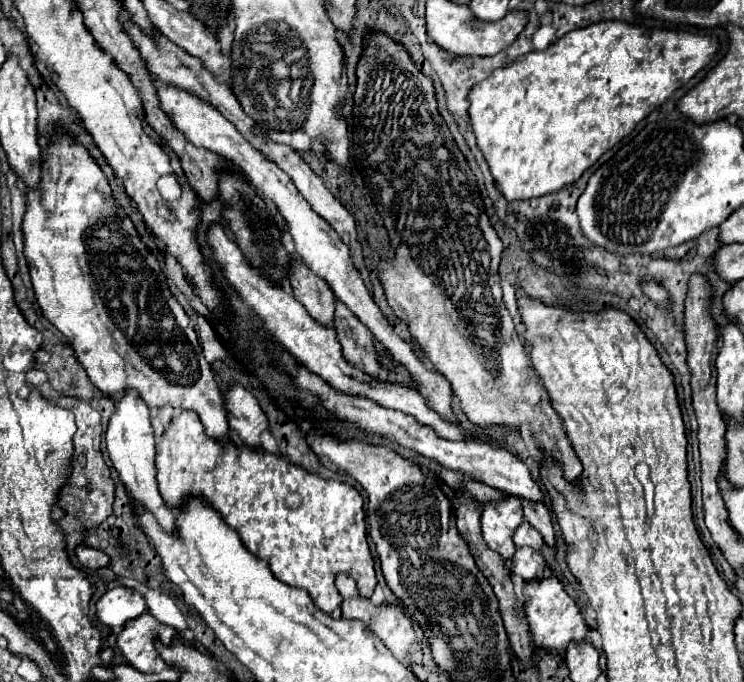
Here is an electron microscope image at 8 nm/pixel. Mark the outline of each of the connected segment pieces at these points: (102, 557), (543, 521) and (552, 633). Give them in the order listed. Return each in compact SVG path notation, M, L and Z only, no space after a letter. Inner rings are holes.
M81 546L81 548L77 548L75 554L77 554L79 562L81 562L85 568L93 568L93 570L97 570L97 568L103 568L103 566L109 564L109 556L107 556L105 552L95 550L95 548L89 548L89 546Z
M523 500L523 510L525 510L525 520L529 520L529 524L533 524L533 528L537 528L543 536L543 540L547 542L547 546L555 546L555 532L553 532L553 524L551 524L551 512L547 510L545 504L529 504L529 500Z
M549 576L539 582L527 582L527 586L523 588L523 596L525 596L525 616L529 622L535 646L543 650L565 652L569 642L579 642L585 638L587 624L581 616L581 610L575 604L575 600L565 592L557 576Z

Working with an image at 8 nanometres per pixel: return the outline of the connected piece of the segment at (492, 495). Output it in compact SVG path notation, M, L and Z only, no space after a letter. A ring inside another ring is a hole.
M465 482L465 484L469 484L469 492L473 492L473 496L477 496L477 500L481 500L481 504L501 500L501 496L505 496L505 492L497 492L495 488L489 488L481 482Z

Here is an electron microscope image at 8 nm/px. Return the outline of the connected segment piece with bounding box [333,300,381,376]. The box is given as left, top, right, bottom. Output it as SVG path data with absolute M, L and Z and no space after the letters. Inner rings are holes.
M341 300L335 302L333 324L335 324L337 340L343 346L343 356L355 368L361 368L371 376L379 376L381 364L377 362L373 334L369 332L369 328L365 328L365 324L361 324L357 316L353 316L353 312L349 312L345 304L341 304Z

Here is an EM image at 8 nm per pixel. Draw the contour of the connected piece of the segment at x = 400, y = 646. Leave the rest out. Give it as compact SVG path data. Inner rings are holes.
M337 574L335 586L337 586L337 590L339 590L341 598L343 598L341 610L343 610L343 616L345 616L345 618L359 618L361 622L365 622L379 638L383 638L383 644L385 644L385 646L393 652L393 656L395 656L397 660L401 660L405 666L409 666L407 660L405 660L407 654L413 654L413 658L415 658L417 662L421 660L421 652L419 652L419 646L417 646L417 636L415 636L415 630L413 630L413 622L411 622L411 618L407 616L407 612L405 612L405 608L403 608L401 604L397 604L397 602L383 602L383 604L379 604L379 606L371 604L369 598L359 596L355 580L349 578L347 574Z

